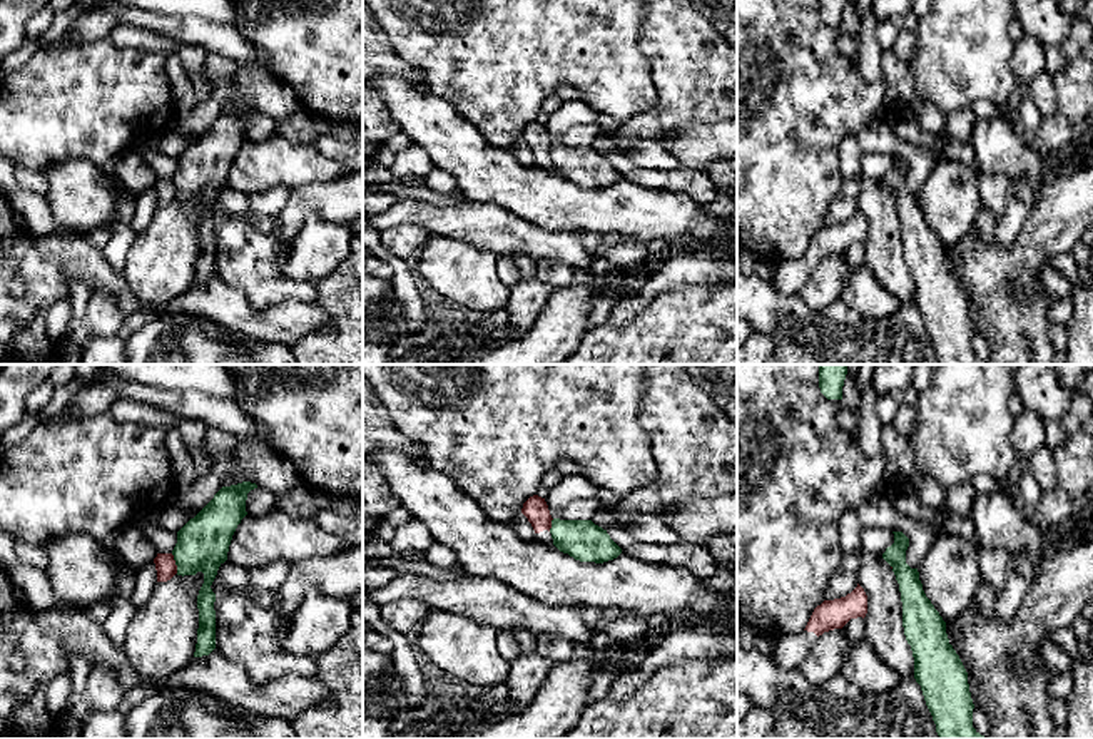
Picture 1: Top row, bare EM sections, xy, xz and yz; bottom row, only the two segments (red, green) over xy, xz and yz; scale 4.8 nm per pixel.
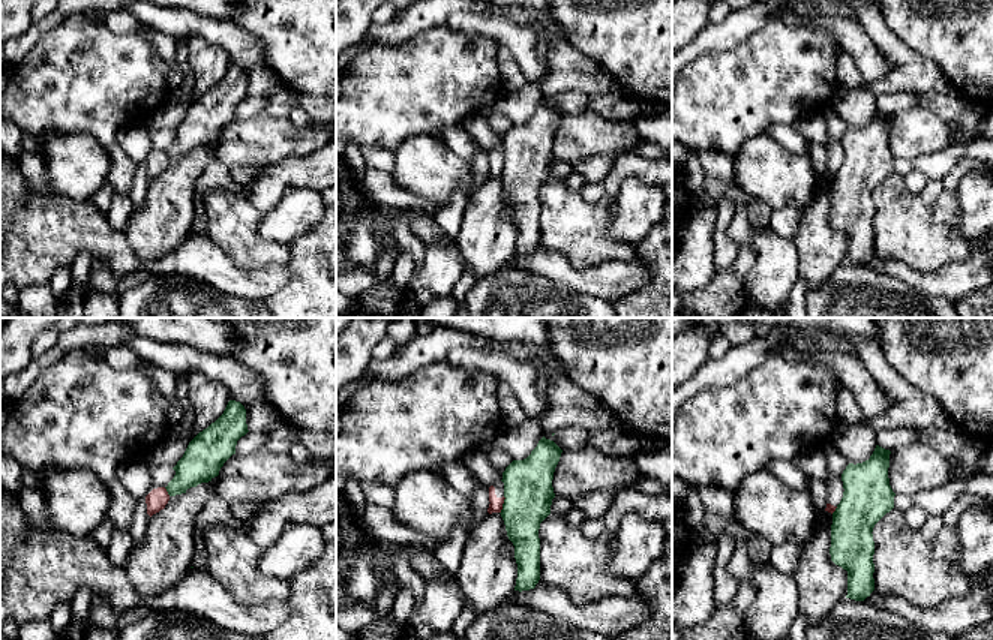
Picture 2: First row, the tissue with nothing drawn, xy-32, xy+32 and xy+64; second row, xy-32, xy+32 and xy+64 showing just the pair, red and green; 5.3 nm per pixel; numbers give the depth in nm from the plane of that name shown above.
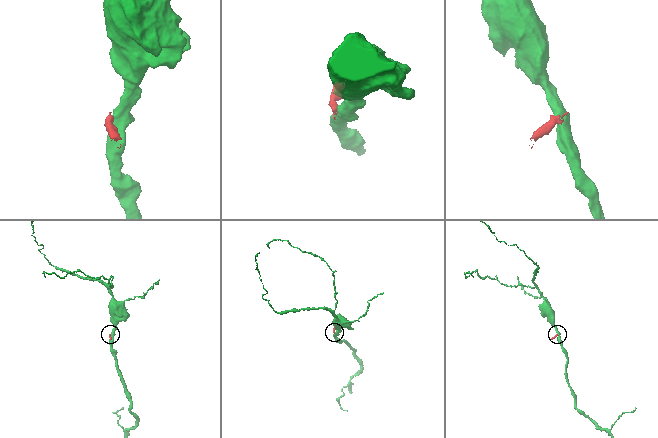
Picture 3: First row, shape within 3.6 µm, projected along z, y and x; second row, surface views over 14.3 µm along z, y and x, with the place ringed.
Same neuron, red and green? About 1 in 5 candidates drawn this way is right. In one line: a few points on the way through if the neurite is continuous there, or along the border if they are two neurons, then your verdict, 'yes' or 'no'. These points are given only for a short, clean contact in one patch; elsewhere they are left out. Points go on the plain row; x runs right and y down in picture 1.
border xy (171, 179), (177, 198); no

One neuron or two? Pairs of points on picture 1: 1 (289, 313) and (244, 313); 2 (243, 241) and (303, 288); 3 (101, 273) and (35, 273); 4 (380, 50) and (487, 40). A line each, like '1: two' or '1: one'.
1: one
2: one
3: one
4: two

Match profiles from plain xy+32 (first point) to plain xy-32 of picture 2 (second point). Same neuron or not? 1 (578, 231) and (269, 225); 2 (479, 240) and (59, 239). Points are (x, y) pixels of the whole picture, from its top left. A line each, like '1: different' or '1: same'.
1: different
2: different

